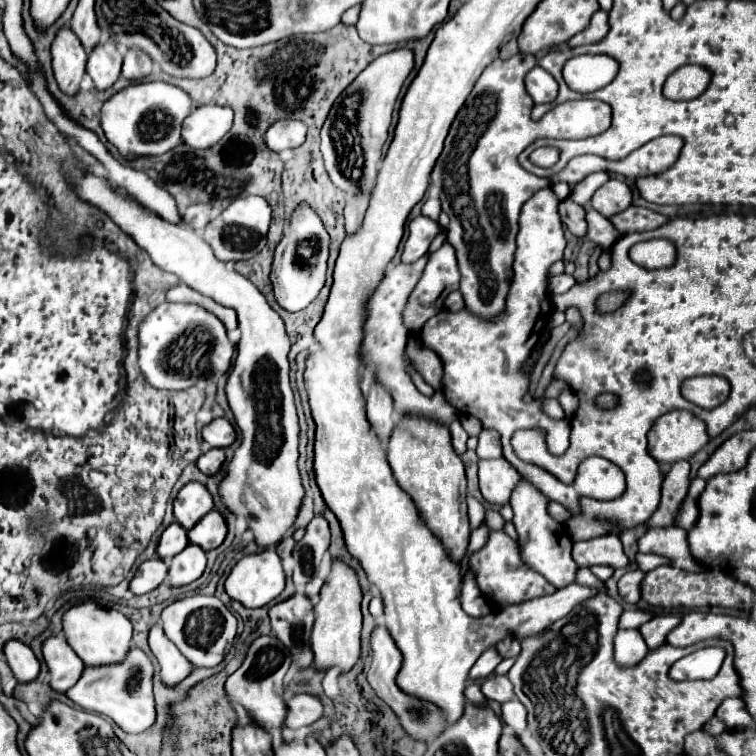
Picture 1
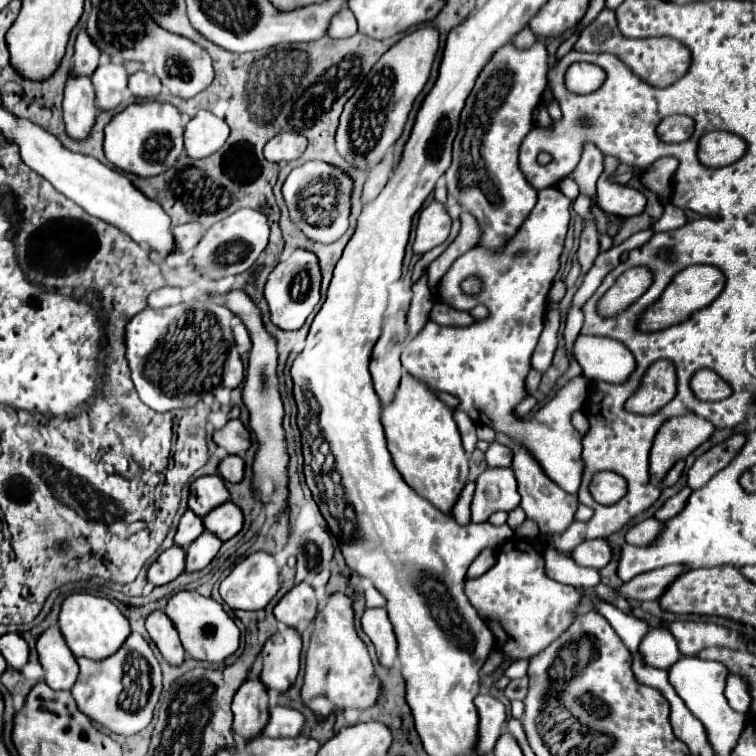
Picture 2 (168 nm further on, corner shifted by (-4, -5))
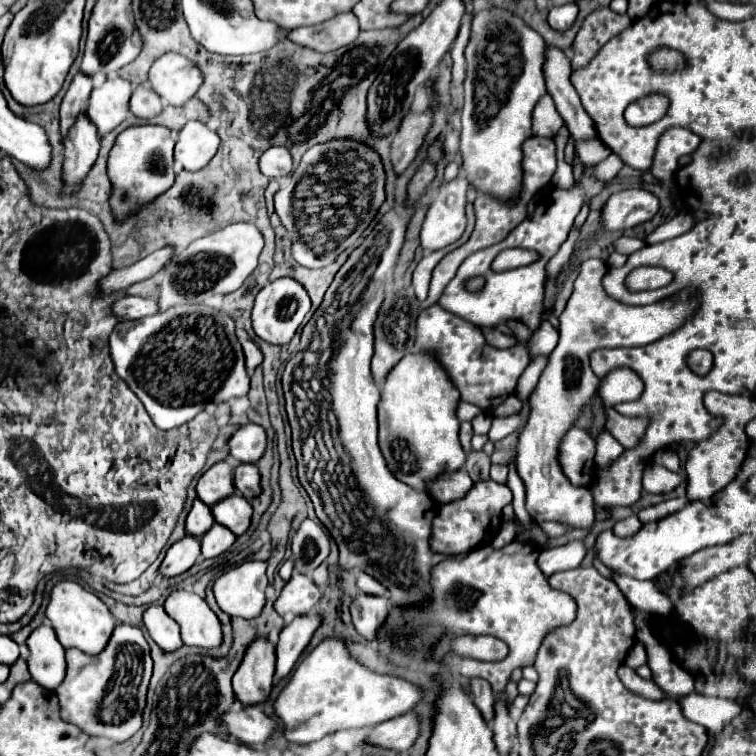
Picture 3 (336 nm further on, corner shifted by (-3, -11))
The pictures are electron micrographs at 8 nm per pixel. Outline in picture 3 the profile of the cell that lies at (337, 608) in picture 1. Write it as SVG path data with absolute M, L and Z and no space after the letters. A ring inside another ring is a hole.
M323 640L291 674L287 686L273 702L273 712L281 720L281 730L291 744L311 744L323 736L349 730L373 728L385 720L411 712L423 698L423 690L399 676L380 674L353 660L343 640Z

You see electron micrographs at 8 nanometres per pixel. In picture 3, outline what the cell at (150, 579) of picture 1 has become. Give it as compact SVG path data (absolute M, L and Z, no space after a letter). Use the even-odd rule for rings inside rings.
M185 534L185 538L177 540L165 554L165 560L159 568L163 576L177 576L187 572L201 556L201 542L199 538Z

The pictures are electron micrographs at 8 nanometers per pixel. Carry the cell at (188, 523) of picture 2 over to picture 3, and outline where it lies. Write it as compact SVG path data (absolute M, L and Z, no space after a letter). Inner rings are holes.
M195 498L193 508L187 516L187 532L191 536L199 538L199 536L203 536L203 532L207 532L213 526L213 522L215 522L215 518L211 514L211 508L205 502L201 502L199 498Z

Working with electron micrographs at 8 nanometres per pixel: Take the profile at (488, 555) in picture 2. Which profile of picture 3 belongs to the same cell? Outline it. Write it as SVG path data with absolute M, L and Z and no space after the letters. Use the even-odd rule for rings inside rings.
M515 520L502 522L500 529L491 544L493 548L501 549L507 543L511 543L512 541L514 541L516 535L515 527Z

